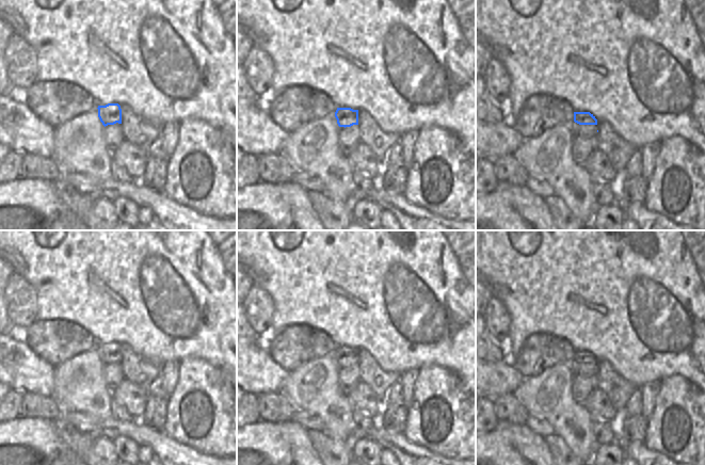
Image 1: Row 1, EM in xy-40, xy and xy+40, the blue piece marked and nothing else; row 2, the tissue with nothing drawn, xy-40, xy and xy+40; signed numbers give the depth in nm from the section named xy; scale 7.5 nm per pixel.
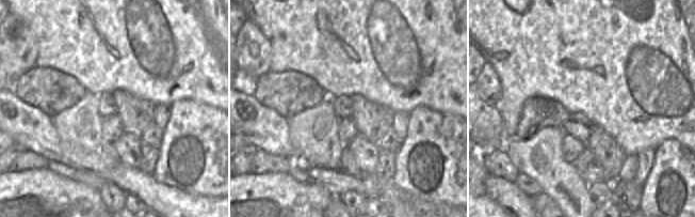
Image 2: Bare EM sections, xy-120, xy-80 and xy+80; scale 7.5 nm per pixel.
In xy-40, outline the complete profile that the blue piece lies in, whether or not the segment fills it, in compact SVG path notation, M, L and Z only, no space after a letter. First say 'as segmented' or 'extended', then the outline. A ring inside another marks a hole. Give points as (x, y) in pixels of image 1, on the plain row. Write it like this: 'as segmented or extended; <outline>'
as segmented; M108 342L106 344L98 344L98 356L102 364L122 363L122 348L118 342Z

